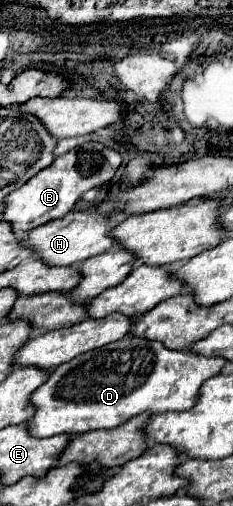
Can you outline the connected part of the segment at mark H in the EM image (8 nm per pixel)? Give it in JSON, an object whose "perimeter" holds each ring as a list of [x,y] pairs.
{"perimeter":[[[96,209],[82,213],[78,211],[78,213],[68,213],[64,219],[56,219],[28,231],[26,235],[22,235],[20,243],[32,249],[36,259],[44,261],[48,267],[68,267],[116,247],[116,241],[106,235],[106,227],[108,227],[108,217],[104,217],[104,211],[98,213]]]}

